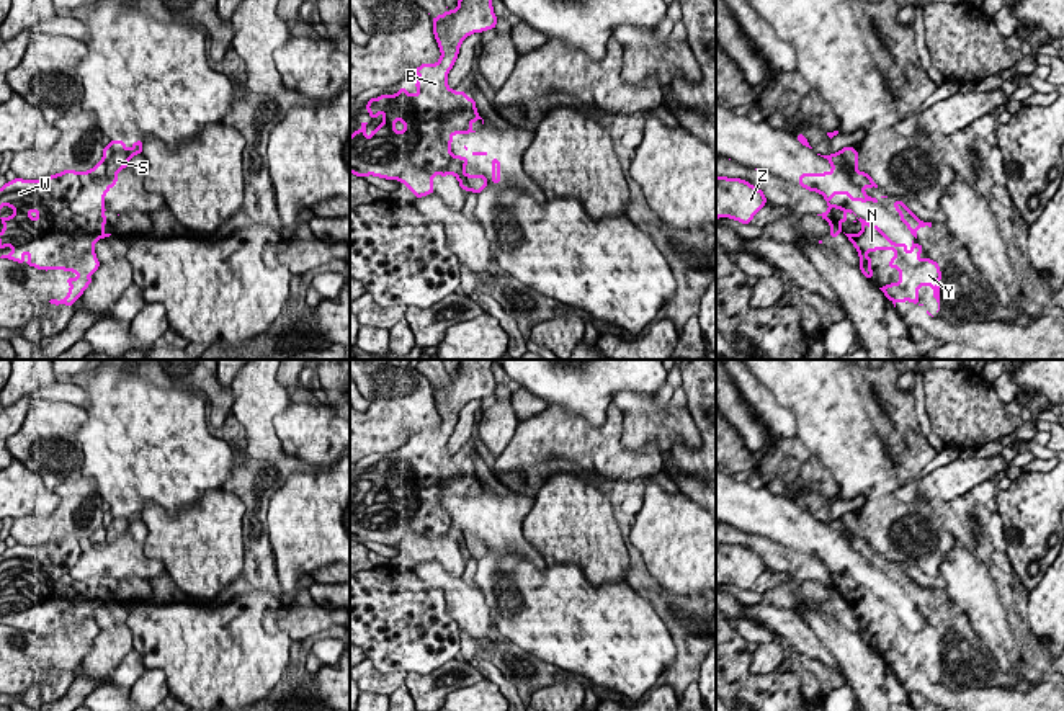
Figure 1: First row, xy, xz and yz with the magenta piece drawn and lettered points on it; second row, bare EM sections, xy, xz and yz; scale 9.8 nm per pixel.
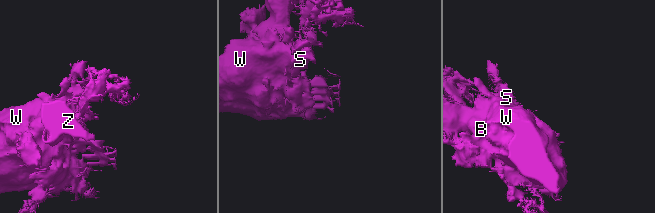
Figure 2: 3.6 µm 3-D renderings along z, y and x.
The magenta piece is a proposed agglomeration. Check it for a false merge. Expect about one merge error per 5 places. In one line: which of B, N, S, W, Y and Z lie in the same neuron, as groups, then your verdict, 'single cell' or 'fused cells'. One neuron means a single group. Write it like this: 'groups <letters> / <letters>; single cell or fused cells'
groups B N S W Y Z; single cell

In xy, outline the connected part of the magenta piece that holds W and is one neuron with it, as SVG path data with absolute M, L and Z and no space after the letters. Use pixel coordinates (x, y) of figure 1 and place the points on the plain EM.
M110 507L110 510L103 513L103 525L88 538L77 539L69 534L41 546L15 544L0 554L0 574L8 572L16 577L10 584L0 584L0 588L3 590L3 597L0 598L0 615L7 615L8 611L13 615L10 621L2 621L0 624L8 624L44 637L60 634L62 637L74 637L77 641L75 644L65 644L65 649L70 651L70 655L65 659L67 664L60 667L51 665L51 670L74 672L93 647L92 641L100 633L95 621L95 608L111 601L101 598L108 587L105 584L105 579L108 577L105 574L105 562L111 552L118 551L116 541L127 533L129 525L136 520L142 520L142 508L144 507L136 507L131 515L126 515L126 507Z

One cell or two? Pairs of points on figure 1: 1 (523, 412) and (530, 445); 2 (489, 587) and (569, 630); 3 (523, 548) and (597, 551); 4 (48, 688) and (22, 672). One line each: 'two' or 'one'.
1: two
2: one
3: two
4: two

